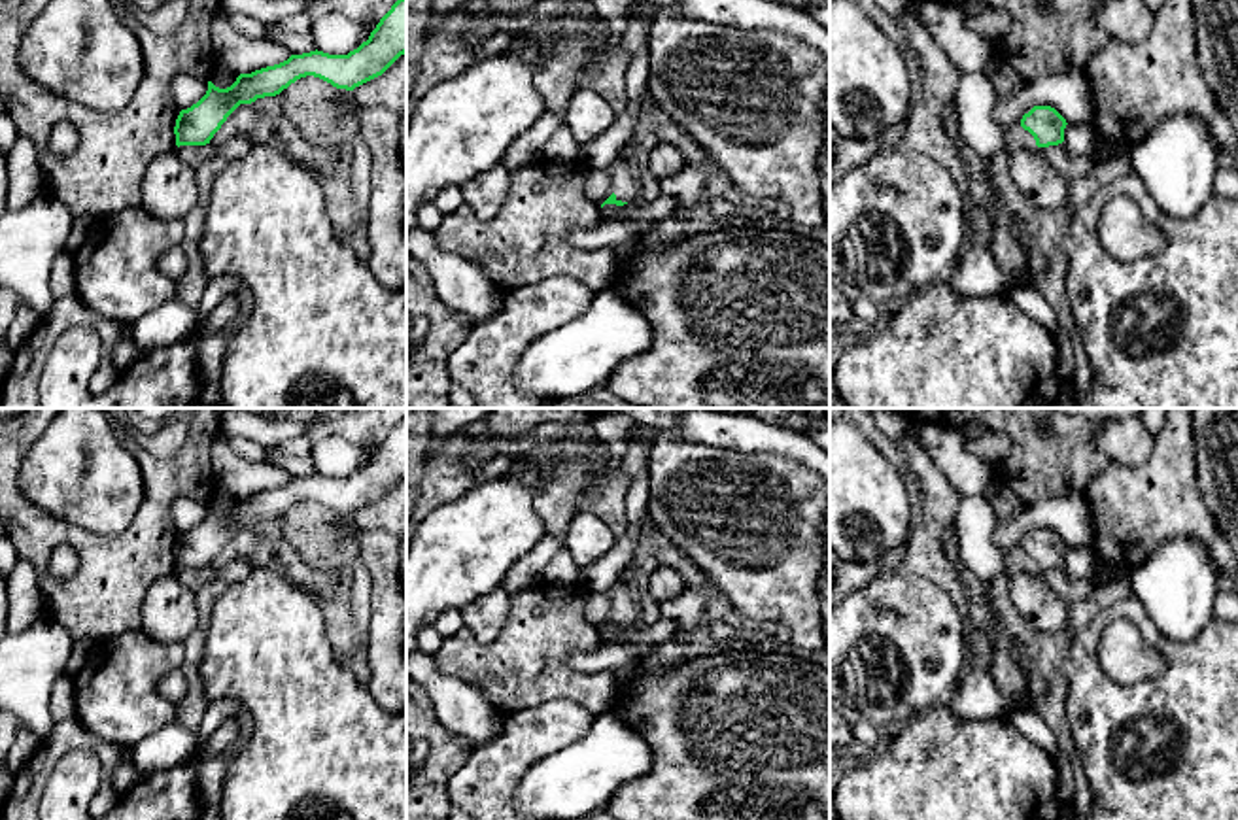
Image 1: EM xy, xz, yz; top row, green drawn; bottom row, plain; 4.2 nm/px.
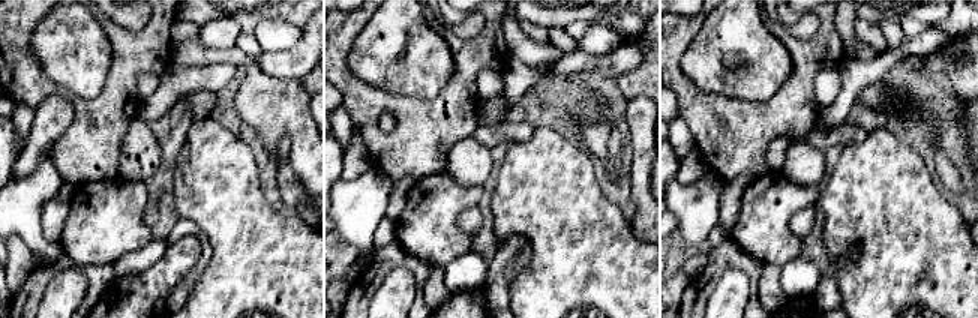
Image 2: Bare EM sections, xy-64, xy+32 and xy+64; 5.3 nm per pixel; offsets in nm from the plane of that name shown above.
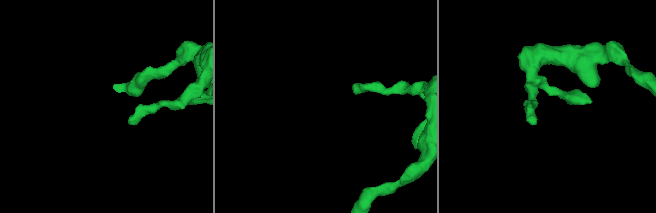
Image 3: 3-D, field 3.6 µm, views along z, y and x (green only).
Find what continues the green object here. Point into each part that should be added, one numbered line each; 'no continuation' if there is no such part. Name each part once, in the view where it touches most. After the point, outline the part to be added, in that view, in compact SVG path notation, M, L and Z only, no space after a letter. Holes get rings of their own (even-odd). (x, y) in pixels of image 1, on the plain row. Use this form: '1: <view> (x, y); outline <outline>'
no continuation

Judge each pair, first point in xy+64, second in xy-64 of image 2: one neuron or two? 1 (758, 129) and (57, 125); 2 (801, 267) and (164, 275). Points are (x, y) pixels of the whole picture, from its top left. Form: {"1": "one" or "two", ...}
{"1": "two", "2": "two"}

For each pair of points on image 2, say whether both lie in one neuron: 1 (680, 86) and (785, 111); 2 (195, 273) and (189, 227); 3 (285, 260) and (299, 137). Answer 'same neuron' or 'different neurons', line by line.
1: same neuron
2: same neuron
3: different neurons

